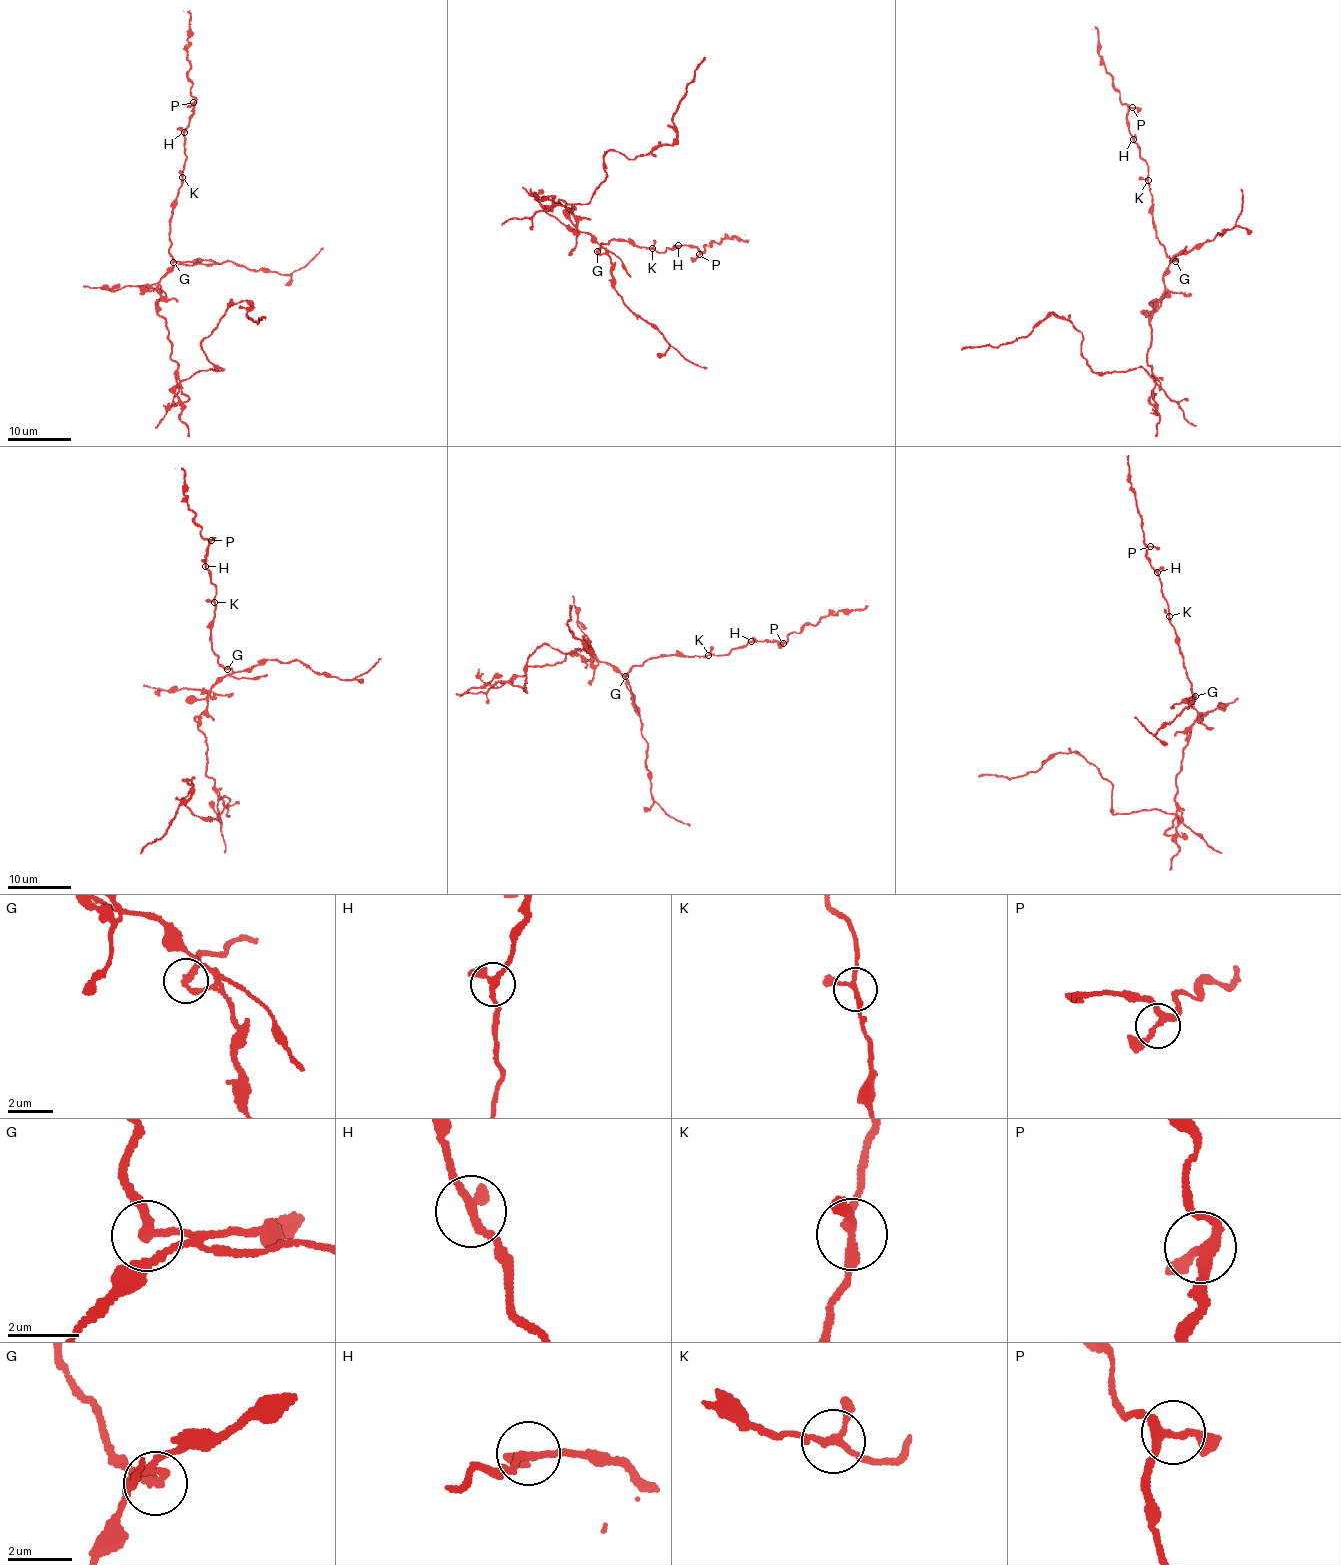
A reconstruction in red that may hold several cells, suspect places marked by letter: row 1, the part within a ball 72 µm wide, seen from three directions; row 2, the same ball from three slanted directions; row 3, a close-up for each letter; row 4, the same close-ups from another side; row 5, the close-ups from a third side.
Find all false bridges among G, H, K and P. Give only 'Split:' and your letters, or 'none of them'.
Split: G

